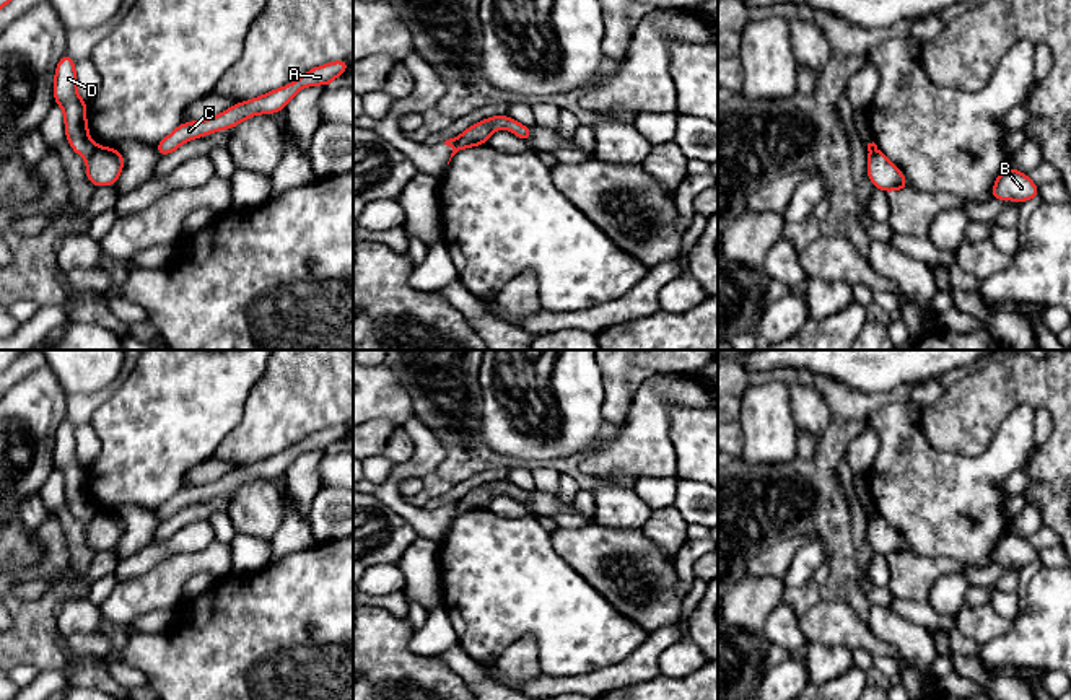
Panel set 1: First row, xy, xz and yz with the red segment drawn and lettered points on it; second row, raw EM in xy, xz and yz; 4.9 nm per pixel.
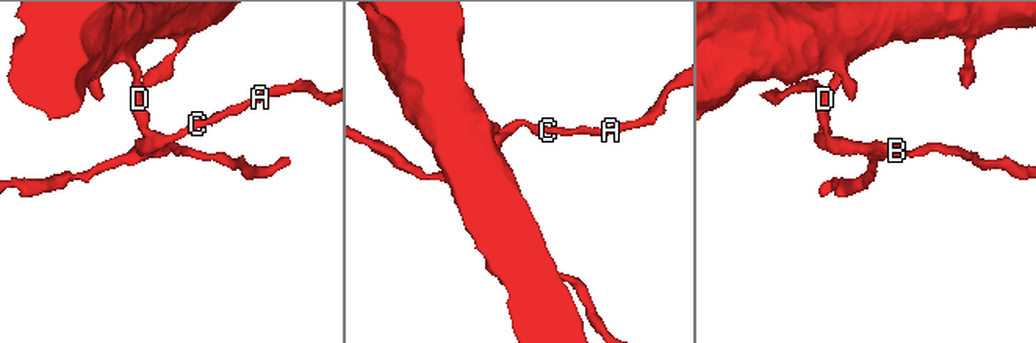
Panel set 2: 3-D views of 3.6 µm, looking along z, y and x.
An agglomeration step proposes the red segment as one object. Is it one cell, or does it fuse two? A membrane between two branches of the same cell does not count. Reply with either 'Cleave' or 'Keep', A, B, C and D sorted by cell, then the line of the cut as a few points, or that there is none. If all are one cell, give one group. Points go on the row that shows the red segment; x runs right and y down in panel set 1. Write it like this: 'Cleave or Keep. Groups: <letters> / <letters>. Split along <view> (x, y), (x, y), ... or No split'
Cleave. Groups: A B C / D. Split along xy (98, 147), (88, 158)

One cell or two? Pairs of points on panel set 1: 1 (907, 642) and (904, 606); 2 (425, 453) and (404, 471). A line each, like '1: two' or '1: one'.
1: two
2: one

